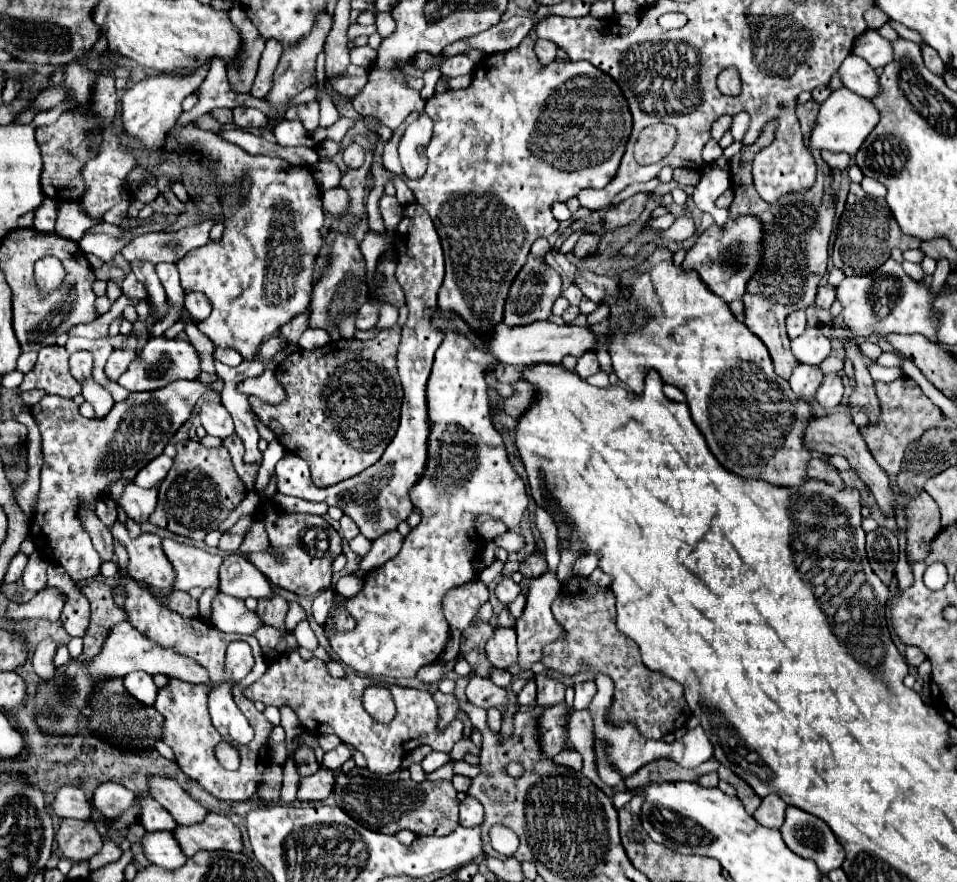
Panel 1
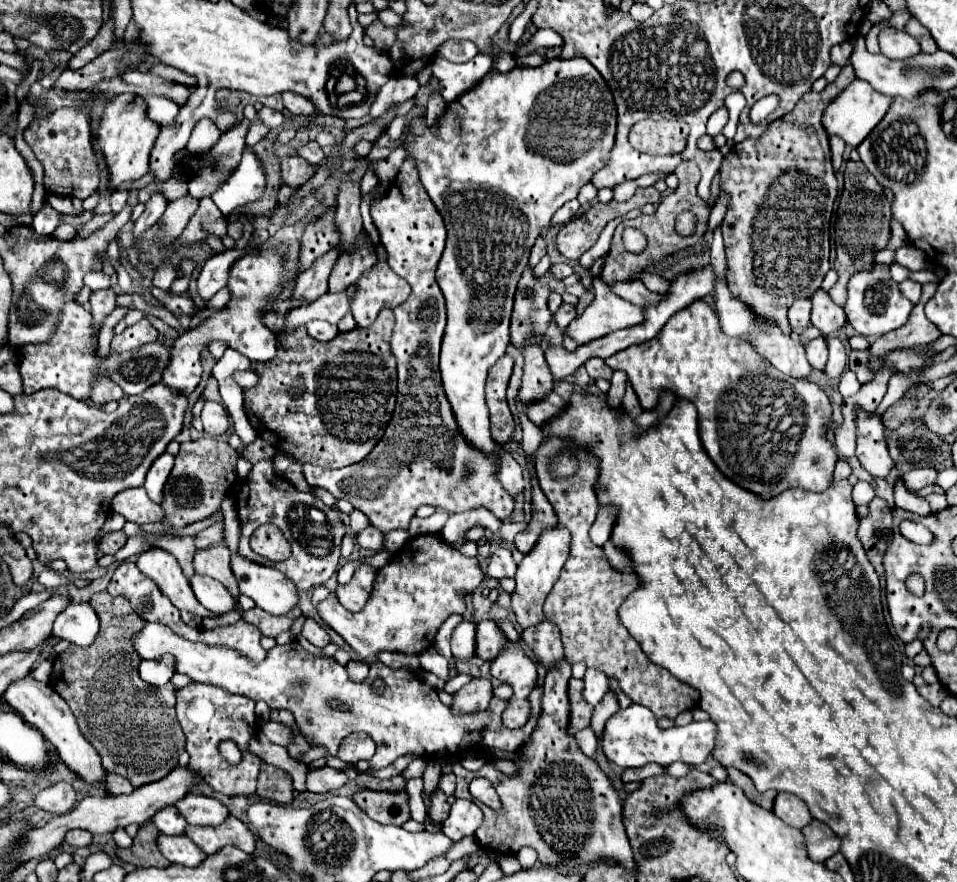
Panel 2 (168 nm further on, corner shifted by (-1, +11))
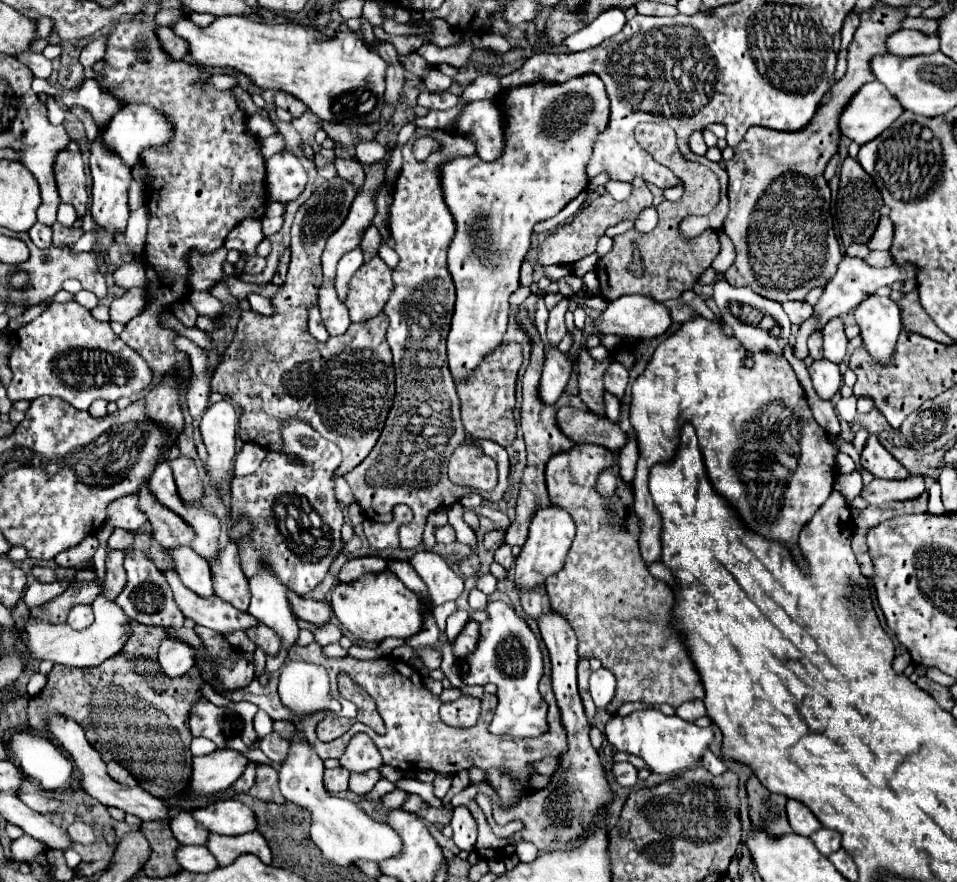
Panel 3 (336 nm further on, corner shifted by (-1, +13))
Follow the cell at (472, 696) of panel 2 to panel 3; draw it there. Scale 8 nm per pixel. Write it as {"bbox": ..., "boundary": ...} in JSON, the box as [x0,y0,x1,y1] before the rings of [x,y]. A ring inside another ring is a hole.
{"bbox":[440,696,480,728],"boundary":[[[460,696],[456,702],[442,704],[440,708],[442,722],[454,728],[474,726],[478,720],[478,714],[480,714],[480,700],[470,696]]]}

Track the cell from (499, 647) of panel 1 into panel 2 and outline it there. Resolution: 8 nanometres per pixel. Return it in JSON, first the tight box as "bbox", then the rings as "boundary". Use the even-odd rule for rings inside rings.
{"bbox":[476,620,508,662],"boundary":[[[482,620],[476,626],[476,656],[482,660],[492,662],[496,654],[504,648],[504,642],[508,638],[500,630],[500,626],[494,620]]]}

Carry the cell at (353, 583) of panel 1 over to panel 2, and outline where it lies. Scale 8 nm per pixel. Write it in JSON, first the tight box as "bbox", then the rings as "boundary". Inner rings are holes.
{"bbox":[336,566,376,612],"boundary":[[[360,566],[352,580],[348,584],[338,584],[336,588],[336,596],[338,600],[350,610],[350,612],[360,612],[372,592],[372,584],[374,584],[374,576],[376,570],[370,566]]]}

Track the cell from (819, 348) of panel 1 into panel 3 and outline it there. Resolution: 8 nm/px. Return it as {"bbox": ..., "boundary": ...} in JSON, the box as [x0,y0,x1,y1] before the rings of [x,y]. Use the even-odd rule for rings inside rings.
{"bbox":[808,360,842,400],"boundary":[[[818,360],[816,364],[812,364],[808,368],[808,372],[810,372],[810,378],[812,378],[814,390],[822,400],[832,400],[840,392],[842,376],[840,376],[838,366],[834,362]]]}

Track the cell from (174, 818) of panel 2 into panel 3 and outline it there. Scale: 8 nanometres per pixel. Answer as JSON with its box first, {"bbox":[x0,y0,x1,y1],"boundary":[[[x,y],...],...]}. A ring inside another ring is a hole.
{"bbox":[170,812,208,846],"boundary":[[[178,812],[172,822],[170,822],[170,828],[174,832],[174,838],[180,842],[180,844],[196,844],[196,846],[204,846],[206,840],[208,840],[208,830],[198,824],[194,820],[194,816],[190,812]]]}

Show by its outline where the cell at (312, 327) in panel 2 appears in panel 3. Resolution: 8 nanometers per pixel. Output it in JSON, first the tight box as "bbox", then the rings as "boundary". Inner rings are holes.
{"bbox":[308,306,330,342],"boundary":[[[314,306],[314,308],[308,310],[308,330],[310,330],[310,334],[312,334],[316,340],[320,340],[320,342],[324,342],[324,340],[330,338],[328,332],[326,332],[326,328],[324,328],[324,324],[322,324],[318,306]]]}

